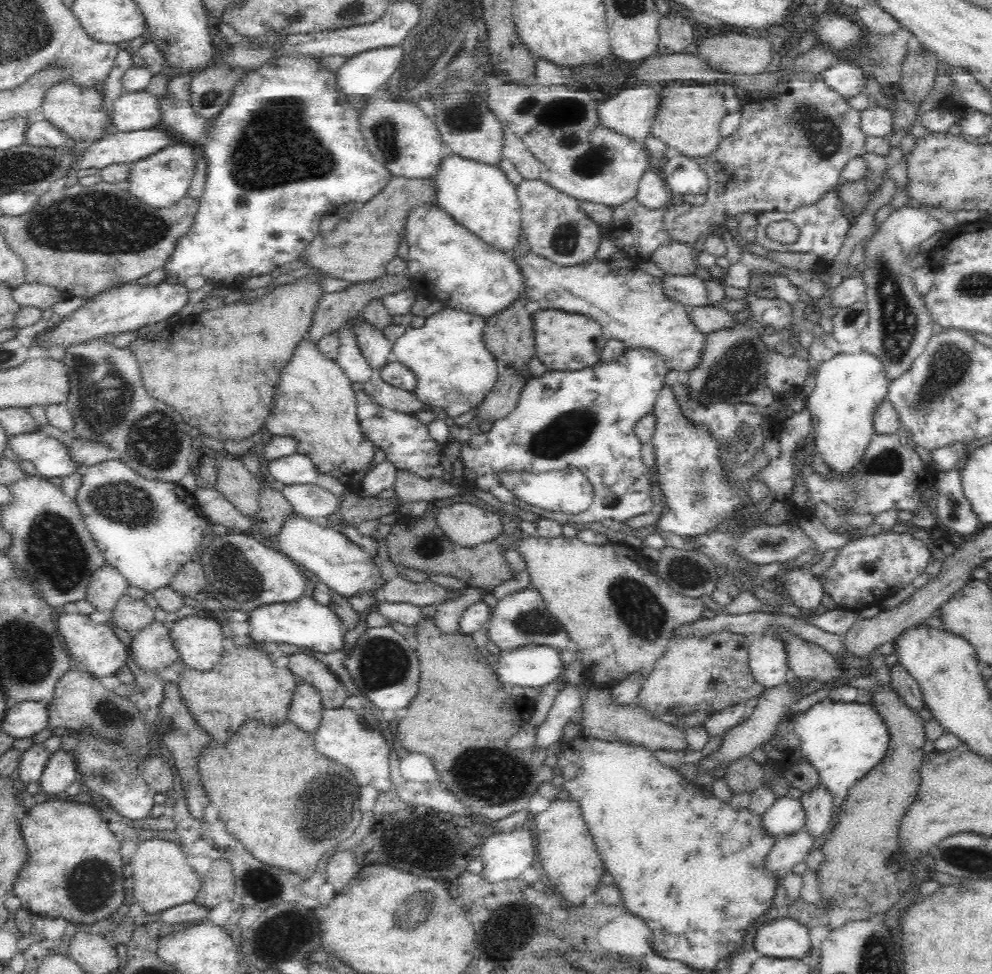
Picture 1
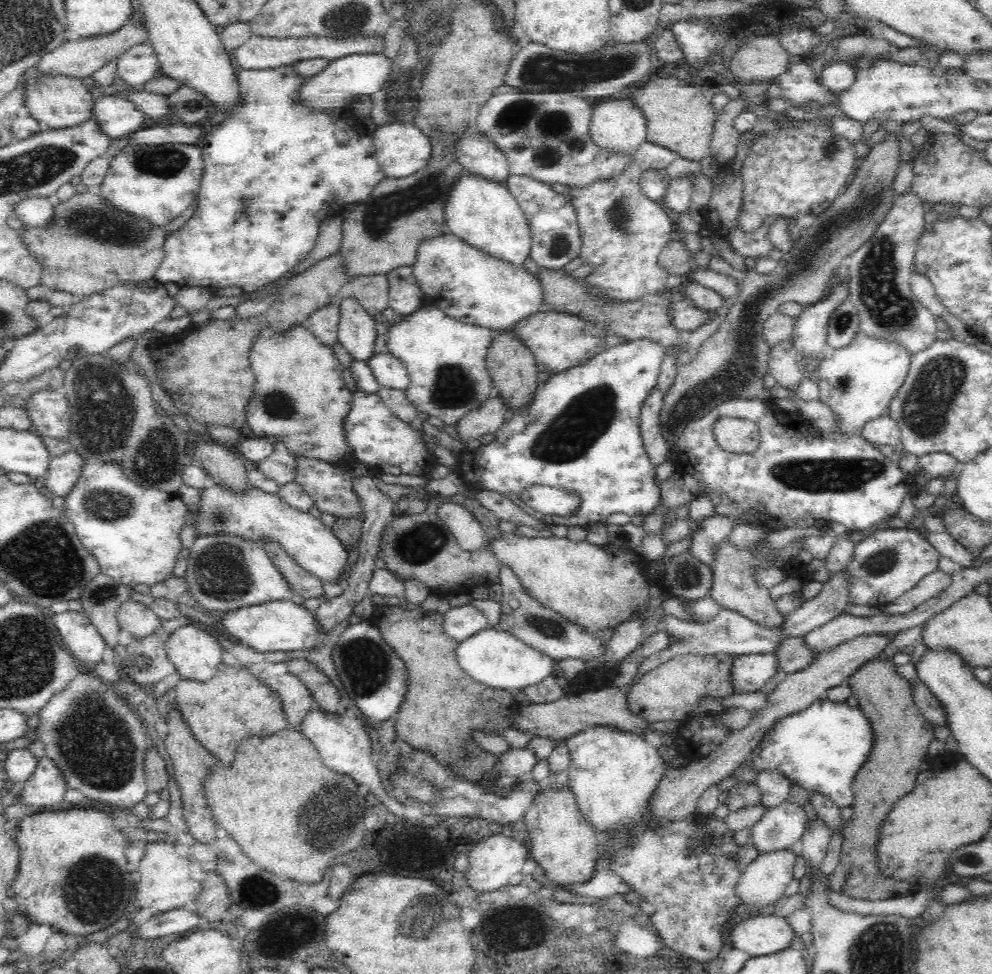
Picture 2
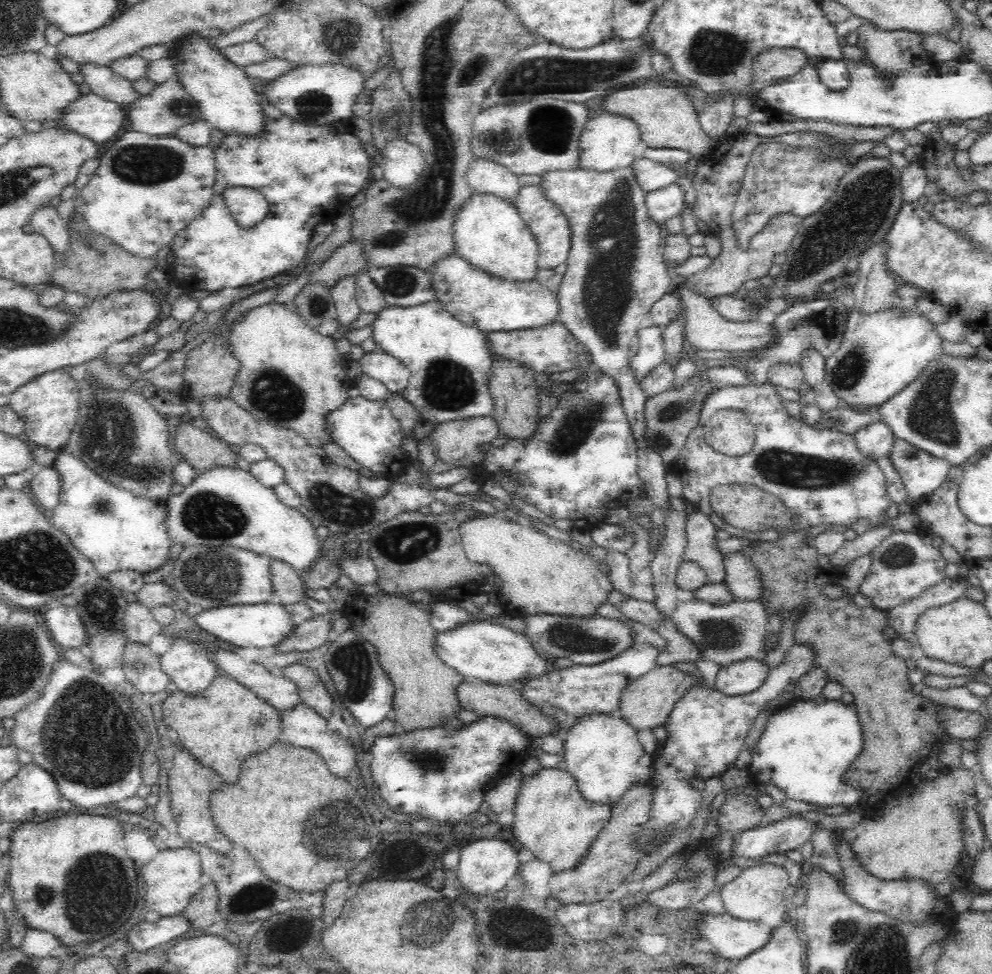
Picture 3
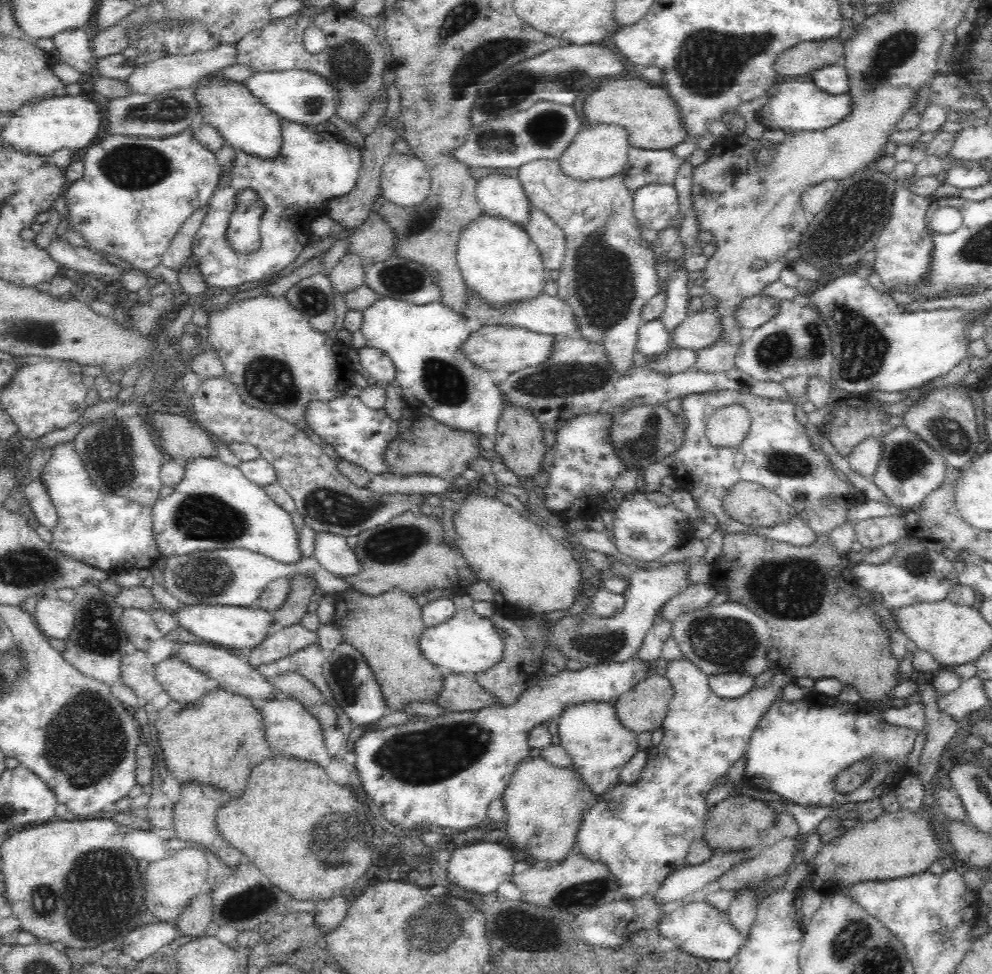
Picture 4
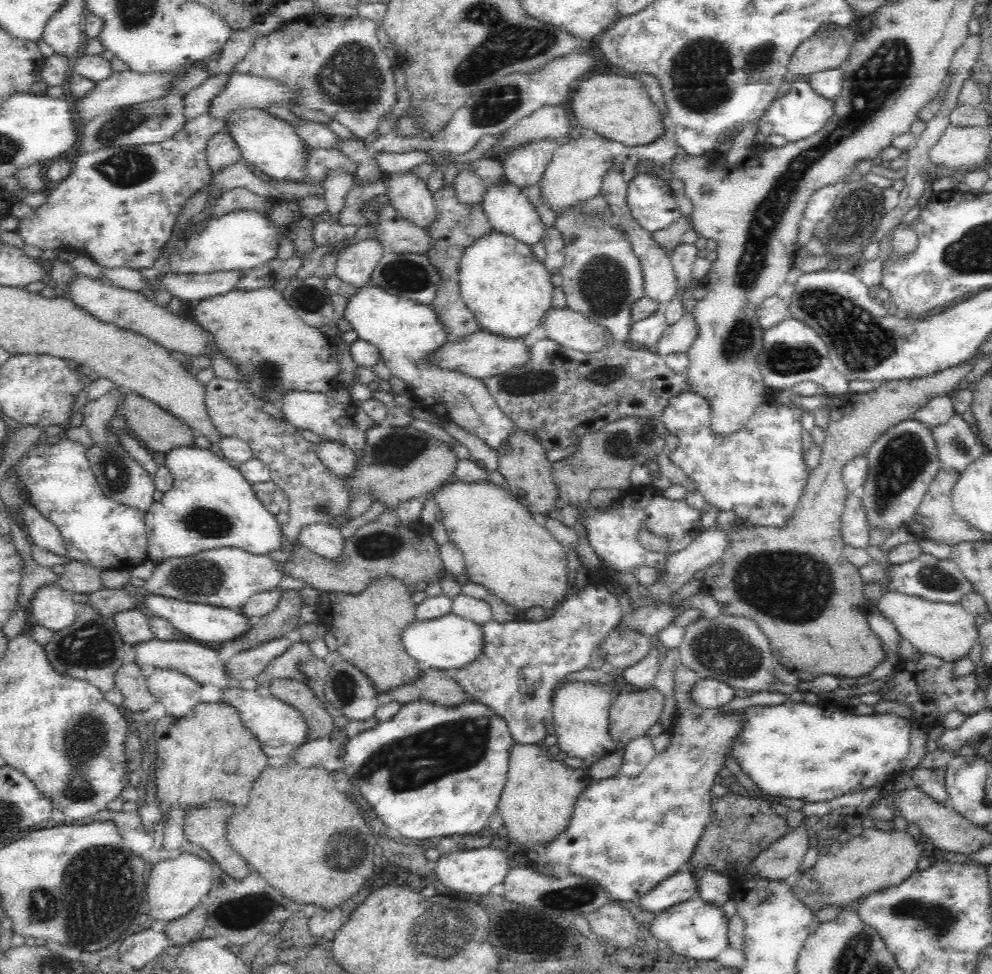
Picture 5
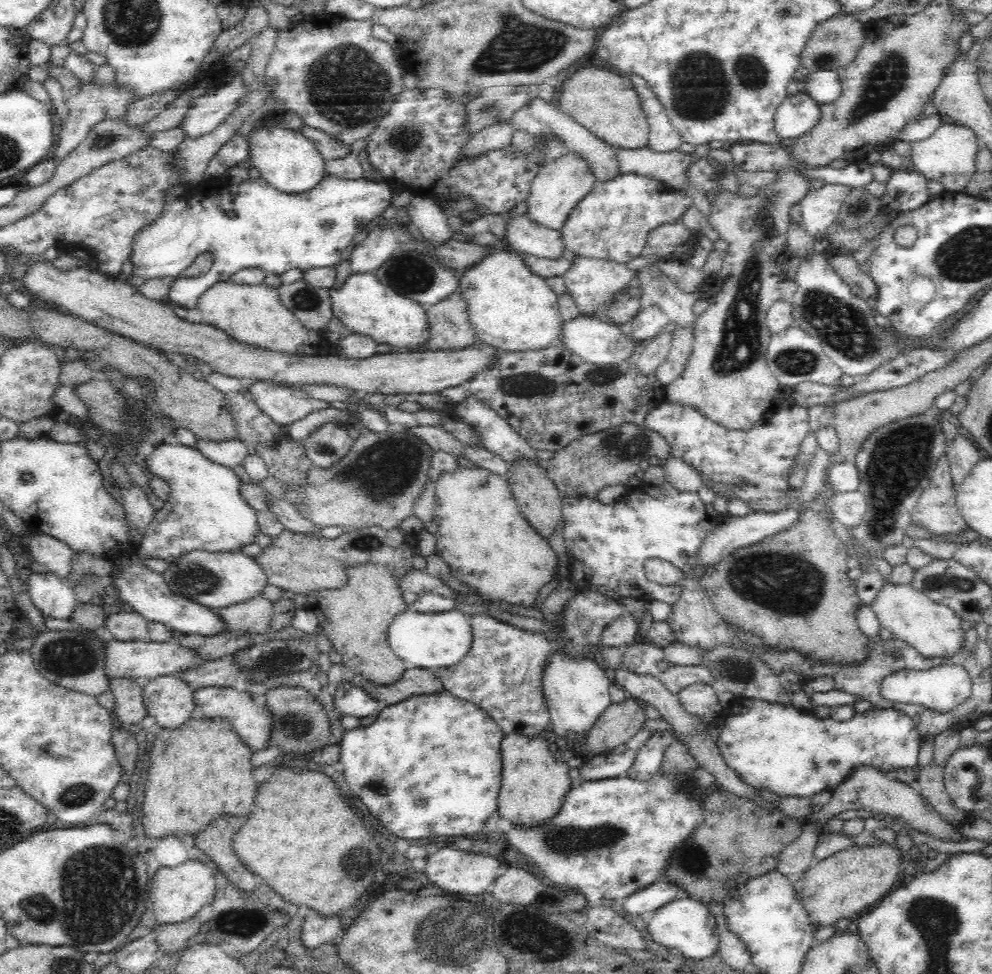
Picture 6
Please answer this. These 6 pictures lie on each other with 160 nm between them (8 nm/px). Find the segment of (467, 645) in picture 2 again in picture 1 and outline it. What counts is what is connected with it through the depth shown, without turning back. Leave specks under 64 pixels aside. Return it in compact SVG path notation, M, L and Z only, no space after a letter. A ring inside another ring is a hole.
M526 645L500 650L492 671L503 685L538 688L552 682L562 672L561 652L546 645Z

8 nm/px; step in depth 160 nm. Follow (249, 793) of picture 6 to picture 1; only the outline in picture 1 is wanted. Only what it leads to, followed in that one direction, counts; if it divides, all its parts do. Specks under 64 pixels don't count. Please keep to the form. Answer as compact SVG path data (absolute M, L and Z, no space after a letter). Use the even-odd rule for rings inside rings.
M251 644L235 647L233 652L224 651L218 664L211 671L190 669L182 673L179 678L178 690L190 715L210 735L212 742L218 745L223 745L246 721L254 719L270 727L286 721L292 694L300 682L288 667L274 668L270 665L269 654L252 647Z

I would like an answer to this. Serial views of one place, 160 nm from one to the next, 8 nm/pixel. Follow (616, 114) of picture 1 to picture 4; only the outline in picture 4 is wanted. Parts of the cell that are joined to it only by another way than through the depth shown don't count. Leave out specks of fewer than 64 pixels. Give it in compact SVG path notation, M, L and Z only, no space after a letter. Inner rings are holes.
M615 124L587 125L578 132L574 141L556 158L556 161L564 175L578 181L604 180L621 174L630 146L628 132L624 128Z

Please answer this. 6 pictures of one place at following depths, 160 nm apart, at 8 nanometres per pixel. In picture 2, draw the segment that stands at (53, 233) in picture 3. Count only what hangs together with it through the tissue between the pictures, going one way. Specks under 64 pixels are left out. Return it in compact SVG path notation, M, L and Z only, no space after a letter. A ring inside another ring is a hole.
M30 197L19 200L14 212L27 227L46 228L53 223L54 207L48 197Z

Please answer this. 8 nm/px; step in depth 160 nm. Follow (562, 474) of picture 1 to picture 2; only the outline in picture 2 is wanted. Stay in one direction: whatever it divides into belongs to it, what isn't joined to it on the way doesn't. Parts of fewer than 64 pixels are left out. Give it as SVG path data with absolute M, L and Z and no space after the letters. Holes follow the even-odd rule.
M534 485L527 488L521 497L530 510L533 509L542 515L568 516L580 508L578 495L558 487Z

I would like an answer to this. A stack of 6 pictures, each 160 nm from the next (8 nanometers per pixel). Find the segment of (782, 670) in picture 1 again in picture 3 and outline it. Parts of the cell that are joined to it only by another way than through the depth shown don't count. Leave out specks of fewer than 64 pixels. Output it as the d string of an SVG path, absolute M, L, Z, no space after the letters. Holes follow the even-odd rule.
M739 660L717 670L714 686L727 695L742 695L760 688L770 669L763 661Z

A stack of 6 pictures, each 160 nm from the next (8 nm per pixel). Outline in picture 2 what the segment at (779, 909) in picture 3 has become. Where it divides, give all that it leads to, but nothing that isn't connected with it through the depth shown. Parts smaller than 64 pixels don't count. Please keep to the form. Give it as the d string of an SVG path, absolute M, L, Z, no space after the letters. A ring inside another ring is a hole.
M792 849L759 854L748 864L749 866L746 866L734 888L740 904L761 909L773 905L778 899L784 897L786 887L793 879L794 860L796 860L796 854Z

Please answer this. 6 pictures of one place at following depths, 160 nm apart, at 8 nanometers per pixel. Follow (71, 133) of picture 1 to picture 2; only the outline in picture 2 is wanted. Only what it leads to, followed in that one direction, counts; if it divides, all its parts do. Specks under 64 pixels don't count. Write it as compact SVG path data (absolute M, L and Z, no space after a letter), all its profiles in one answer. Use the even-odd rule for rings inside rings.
M32 66L20 74L18 87L24 93L25 115L32 115L37 121L44 122L52 129L71 128L92 116L92 100L94 93L82 84L81 79L65 74L43 76L37 66Z

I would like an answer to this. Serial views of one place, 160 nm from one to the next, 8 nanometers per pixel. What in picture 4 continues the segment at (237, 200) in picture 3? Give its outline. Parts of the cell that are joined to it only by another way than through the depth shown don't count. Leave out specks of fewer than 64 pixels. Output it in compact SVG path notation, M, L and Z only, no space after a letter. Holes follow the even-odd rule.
M246 190L244 199L240 199L228 220L226 228L226 241L230 247L240 254L256 252L261 245L261 232L259 231L262 219L262 201L252 190Z

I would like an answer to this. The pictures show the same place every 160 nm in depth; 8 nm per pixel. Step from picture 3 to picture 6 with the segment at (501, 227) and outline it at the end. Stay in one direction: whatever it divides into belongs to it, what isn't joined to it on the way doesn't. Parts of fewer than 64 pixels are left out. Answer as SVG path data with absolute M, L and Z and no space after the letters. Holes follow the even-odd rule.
M496 245L487 252L473 267L467 268L459 278L459 288L467 302L469 321L480 343L507 352L530 352L546 350L558 346L562 341L564 320L558 311L558 296L546 285L545 279L534 275L522 261L522 254L510 247Z

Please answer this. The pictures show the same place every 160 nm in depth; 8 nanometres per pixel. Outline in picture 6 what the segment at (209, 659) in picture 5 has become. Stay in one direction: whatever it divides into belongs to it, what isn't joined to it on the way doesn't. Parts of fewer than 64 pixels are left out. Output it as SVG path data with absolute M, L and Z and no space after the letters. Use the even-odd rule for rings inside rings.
M116 639L104 641L104 673L109 680L113 678L145 678L148 682L159 676L177 675L192 666L192 658L198 653L180 644L155 643L150 640L122 642Z

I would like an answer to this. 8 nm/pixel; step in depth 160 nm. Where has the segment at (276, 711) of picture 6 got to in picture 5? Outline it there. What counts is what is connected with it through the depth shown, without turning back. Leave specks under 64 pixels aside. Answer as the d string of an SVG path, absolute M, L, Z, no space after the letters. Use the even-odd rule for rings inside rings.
M275 678L268 686L270 696L282 700L300 711L306 721L306 742L331 736L333 720L325 705L306 683Z

